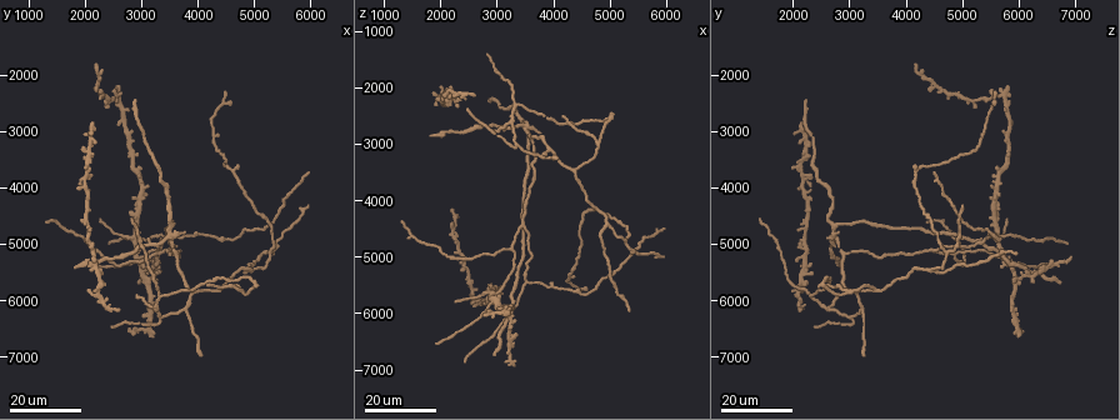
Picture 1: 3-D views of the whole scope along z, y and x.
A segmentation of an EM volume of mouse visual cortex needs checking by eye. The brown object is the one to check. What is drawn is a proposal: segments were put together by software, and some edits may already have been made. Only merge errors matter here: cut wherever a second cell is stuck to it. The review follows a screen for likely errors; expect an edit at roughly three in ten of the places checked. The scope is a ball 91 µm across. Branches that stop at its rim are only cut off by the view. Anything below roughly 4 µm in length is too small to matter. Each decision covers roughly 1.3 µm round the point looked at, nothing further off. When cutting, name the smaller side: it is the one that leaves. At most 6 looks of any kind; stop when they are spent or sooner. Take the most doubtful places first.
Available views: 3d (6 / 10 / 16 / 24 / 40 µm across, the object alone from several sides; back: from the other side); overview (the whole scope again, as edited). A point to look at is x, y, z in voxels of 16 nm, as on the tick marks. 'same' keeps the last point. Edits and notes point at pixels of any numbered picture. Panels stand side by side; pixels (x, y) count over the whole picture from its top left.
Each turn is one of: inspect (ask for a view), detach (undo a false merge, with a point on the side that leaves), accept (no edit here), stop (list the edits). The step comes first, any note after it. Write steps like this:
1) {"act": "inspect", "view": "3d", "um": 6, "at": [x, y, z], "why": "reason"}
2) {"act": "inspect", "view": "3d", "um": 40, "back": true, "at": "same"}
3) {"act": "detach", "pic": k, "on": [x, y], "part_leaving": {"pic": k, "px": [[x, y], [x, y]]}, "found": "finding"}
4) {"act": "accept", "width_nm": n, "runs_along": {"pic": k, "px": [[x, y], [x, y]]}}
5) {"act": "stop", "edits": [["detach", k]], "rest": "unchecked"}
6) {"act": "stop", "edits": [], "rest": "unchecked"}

{"act": "inspect", "view": "3d", "um": 16, "at": [4750, 5850, 3050], "why": "two arms in line, one across"}

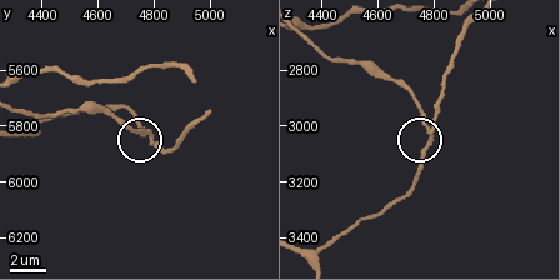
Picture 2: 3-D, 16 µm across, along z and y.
{"act": "inspect", "view": "3d", "um": 6, "at": [4780, 5840, 3020]}

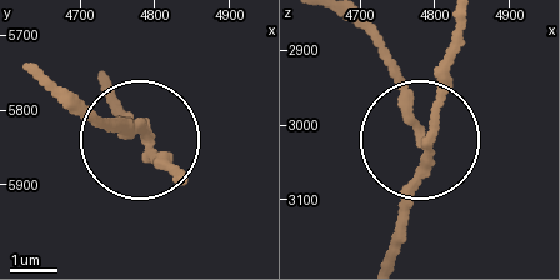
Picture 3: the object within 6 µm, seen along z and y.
{"act": "detach", "pic": 3, "on": [119, 125], "part_leaving": {"pic": 3, "px": [[139, 128], [111, 128], [68, 100]]}, "found": "a second cell is stuck on"}

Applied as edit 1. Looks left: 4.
{"act": "inspect", "view": "overview"}

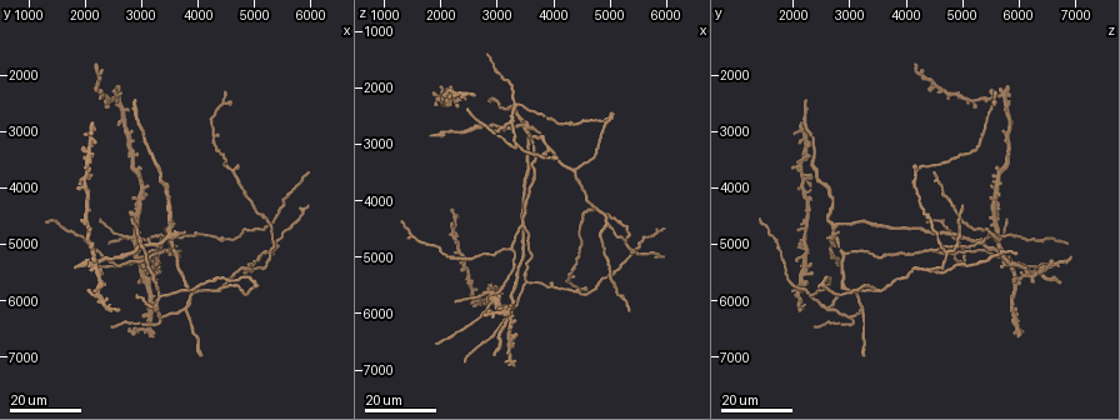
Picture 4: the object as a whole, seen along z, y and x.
{"act": "inspect", "view": "3d", "um": 16, "at": [3350, 5900, 2350], "why": "three-way junction"}

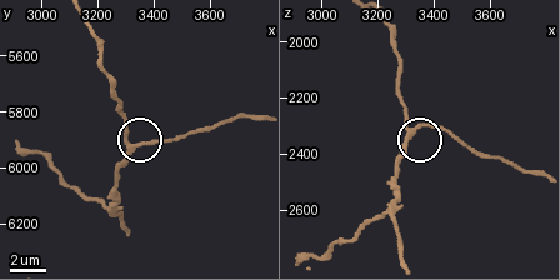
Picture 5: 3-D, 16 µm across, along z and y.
{"act": "inspect", "view": "3d", "um": 6, "at": [3330, 5930, 2310]}

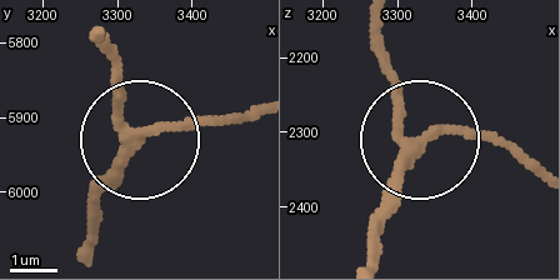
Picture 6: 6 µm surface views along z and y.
{"act": "accept", "arms": 3, "runs_along": {"pic": 6, "px": [[88, 240], [123, 144], [250, 120]]}, "found": "one cell here"}

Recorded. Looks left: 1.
{"act": "stop", "edits": [["detach", 3]], "rest": "unchecked"}

